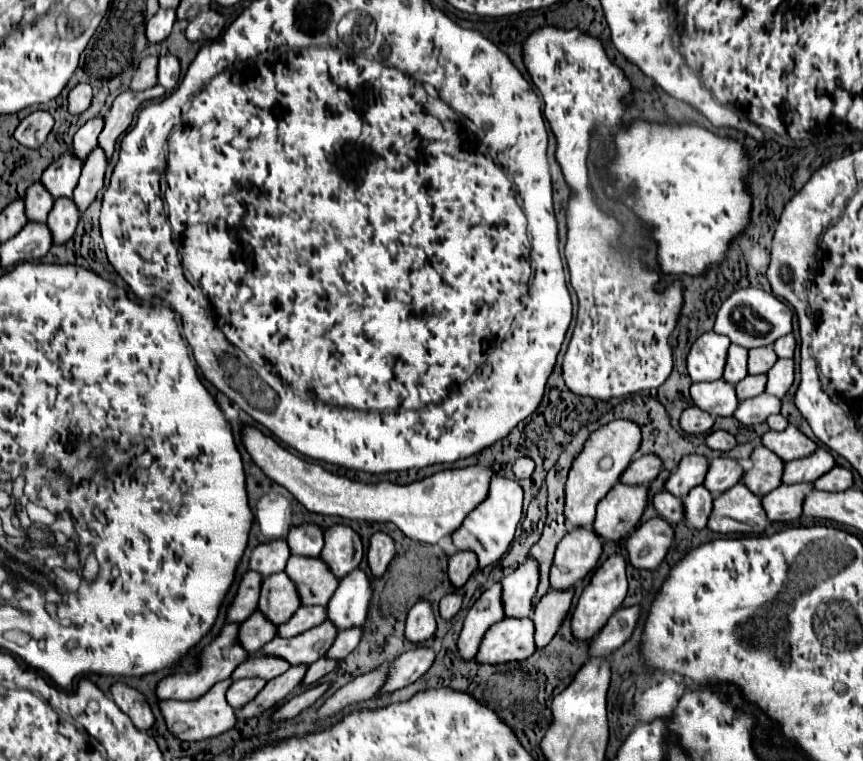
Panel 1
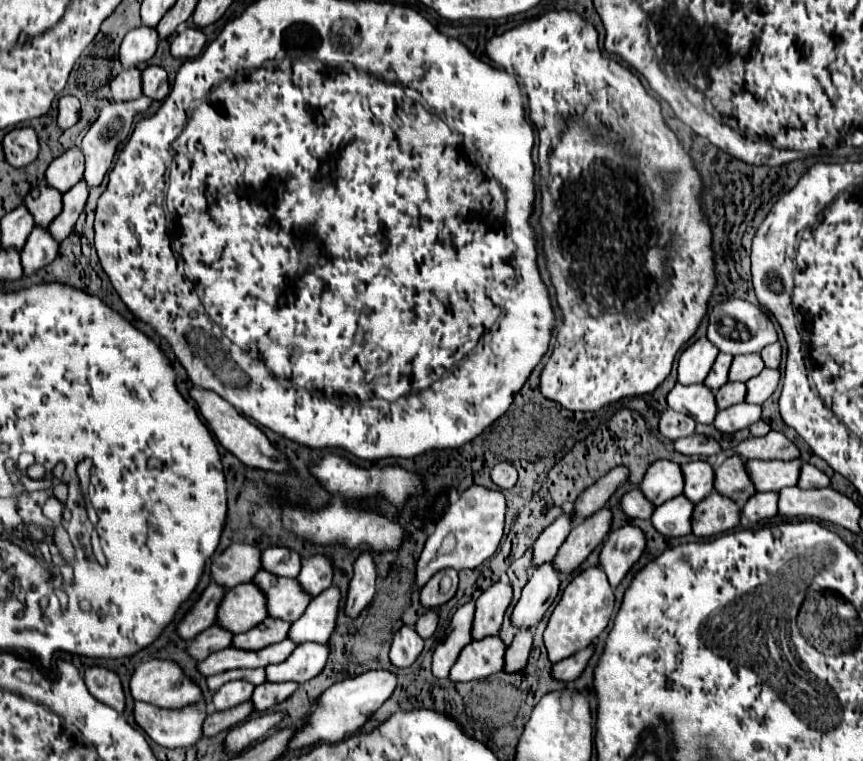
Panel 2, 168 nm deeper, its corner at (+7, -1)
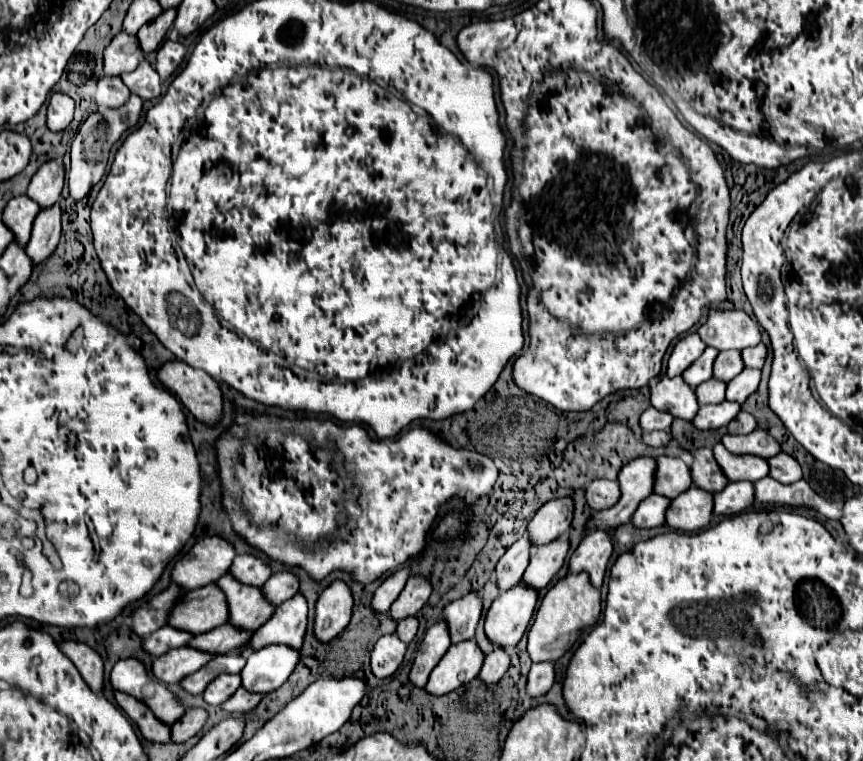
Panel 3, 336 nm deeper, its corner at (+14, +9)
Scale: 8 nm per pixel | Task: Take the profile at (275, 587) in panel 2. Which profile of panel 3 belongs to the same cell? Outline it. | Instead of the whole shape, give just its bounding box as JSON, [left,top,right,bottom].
[216,573,276,631]

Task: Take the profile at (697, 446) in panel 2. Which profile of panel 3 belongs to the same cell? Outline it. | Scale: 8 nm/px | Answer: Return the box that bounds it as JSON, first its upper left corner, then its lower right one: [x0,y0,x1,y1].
[642,431,670,447]

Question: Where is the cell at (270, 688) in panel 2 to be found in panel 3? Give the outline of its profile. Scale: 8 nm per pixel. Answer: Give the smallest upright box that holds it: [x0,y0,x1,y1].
[220,689,264,715]

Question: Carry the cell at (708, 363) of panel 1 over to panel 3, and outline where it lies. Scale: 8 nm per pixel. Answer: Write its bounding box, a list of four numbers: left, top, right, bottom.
[666,333,706,377]

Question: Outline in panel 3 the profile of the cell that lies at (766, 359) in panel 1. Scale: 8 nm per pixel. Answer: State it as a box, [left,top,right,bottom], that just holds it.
[714,351,744,383]

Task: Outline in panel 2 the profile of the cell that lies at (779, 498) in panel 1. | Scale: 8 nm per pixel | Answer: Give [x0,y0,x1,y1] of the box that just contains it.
[743,491,779,521]

